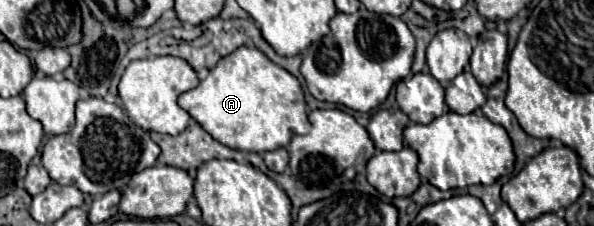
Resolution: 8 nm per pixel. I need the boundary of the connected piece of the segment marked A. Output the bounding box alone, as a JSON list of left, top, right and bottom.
[178,46,304,152]

